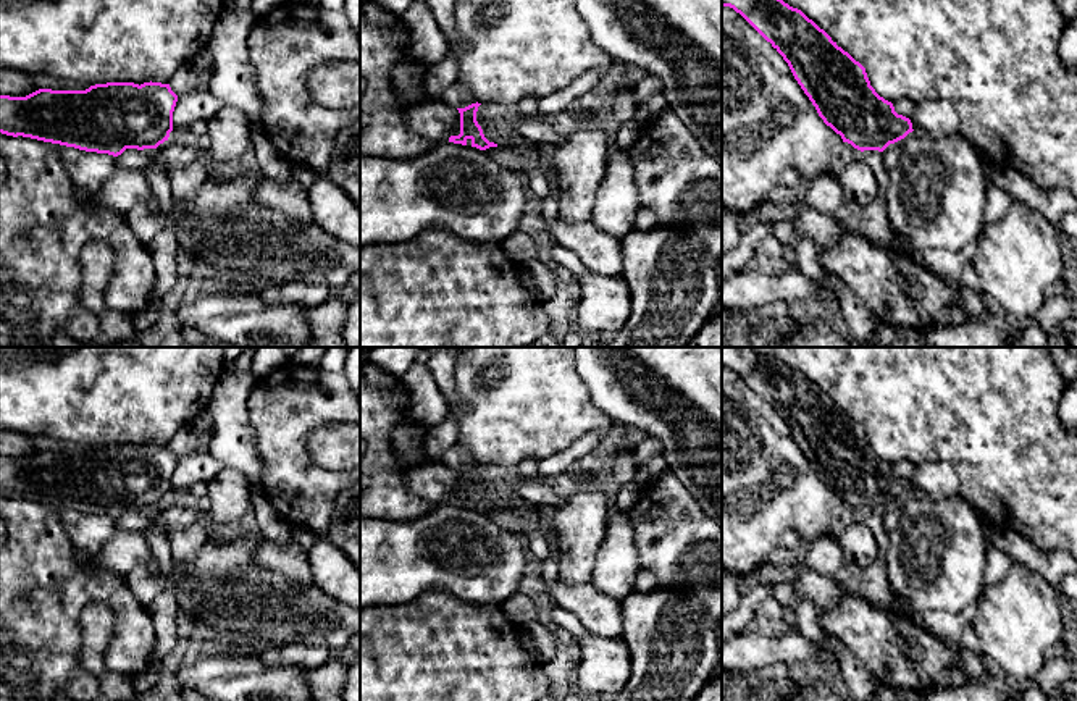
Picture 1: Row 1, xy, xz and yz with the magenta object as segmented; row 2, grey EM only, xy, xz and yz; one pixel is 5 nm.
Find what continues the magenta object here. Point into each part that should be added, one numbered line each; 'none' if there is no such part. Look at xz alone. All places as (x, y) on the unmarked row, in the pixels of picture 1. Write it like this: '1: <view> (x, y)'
none

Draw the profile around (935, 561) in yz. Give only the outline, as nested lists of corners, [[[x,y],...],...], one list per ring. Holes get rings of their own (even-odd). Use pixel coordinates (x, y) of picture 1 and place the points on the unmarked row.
[[[912,493],[904,499],[898,528],[888,533],[885,554],[891,591],[909,606],[909,615],[924,611],[959,614],[975,606],[985,586],[988,539],[977,510],[961,496],[932,499]]]

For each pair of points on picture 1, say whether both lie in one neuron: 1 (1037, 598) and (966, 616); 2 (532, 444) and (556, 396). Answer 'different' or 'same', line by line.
1: different
2: same

